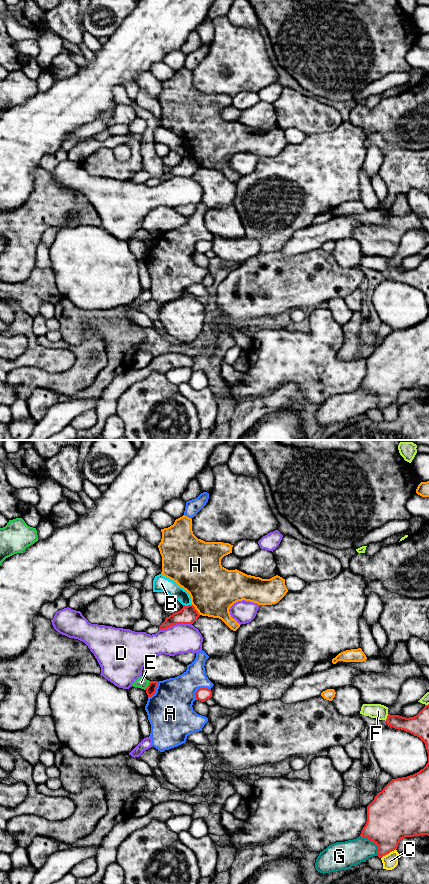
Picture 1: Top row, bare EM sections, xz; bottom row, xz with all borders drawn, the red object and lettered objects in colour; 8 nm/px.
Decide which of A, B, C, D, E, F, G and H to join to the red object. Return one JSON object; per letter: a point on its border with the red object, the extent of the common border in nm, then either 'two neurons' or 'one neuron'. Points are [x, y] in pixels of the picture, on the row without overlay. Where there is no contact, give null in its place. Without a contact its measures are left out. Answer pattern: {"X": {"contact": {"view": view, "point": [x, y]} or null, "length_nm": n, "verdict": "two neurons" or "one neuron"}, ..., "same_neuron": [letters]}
{"A": {"contact": {"view": "xz", "point": [199, 240]}, "length_nm": 160, "verdict": "two neurons"}, "B": {"contact": {"view": "xz", "point": [188, 157]}, "length_nm": 70, "verdict": "two neurons"}, "C": {"contact": {"view": "xz", "point": [388, 405]}, "length_nm": 140, "verdict": "two neurons"}, "D": {"contact": {"view": "xz", "point": [175, 176]}, "length_nm": 260, "verdict": "two neurons"}, "E": {"contact": {"view": "xz", "point": [148, 237]}, "length_nm": 90, "verdict": "two neurons"}, "F": {"contact": {"view": "xz", "point": [387, 269]}, "length_nm": 60, "verdict": "two neurons"}, "G": {"contact": {"view": "xz", "point": [373, 393]}, "length_nm": 220, "verdict": "two neurons"}, "H": {"contact": {"view": "xz", "point": [195, 161]}, "length_nm": 110, "verdict": "two neurons"}, "same_neuron": []}

